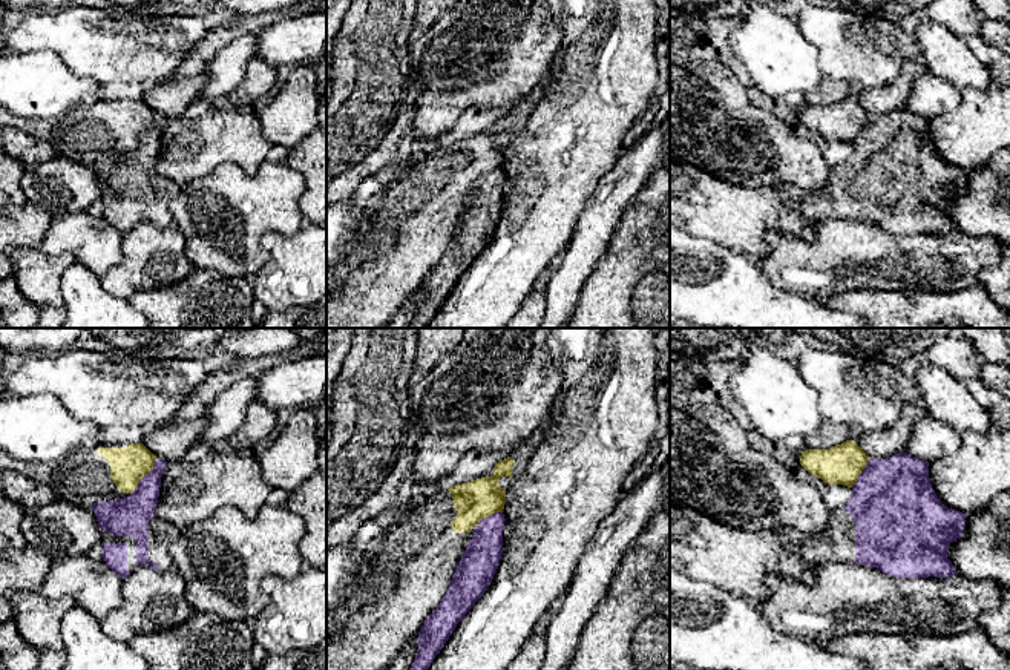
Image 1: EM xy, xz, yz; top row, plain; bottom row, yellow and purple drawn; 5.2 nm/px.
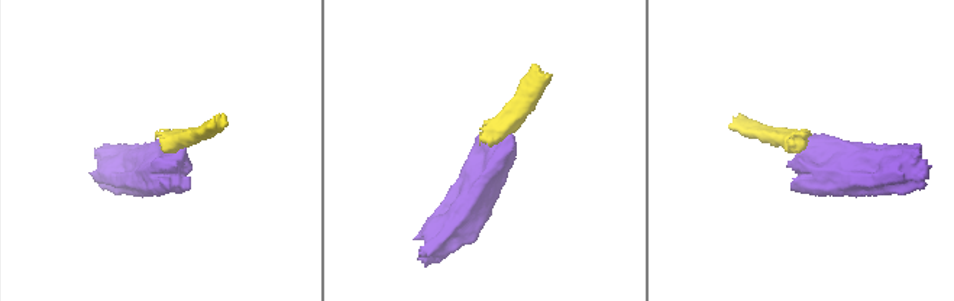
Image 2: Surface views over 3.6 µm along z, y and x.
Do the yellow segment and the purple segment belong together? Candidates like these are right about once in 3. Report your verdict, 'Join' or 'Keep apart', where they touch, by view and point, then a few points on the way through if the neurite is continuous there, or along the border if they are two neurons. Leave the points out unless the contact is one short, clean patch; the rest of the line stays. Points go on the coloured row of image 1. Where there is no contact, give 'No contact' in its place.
Keep apart. Touches yellow at xy (144, 474). Boundary: xy (157, 457), (152, 468), (131, 494)

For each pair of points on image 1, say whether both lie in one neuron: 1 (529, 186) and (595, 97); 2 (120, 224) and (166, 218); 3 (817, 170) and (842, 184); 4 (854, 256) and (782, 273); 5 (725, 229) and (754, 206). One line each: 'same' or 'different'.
1: same
2: same
3: different
4: same
5: same

